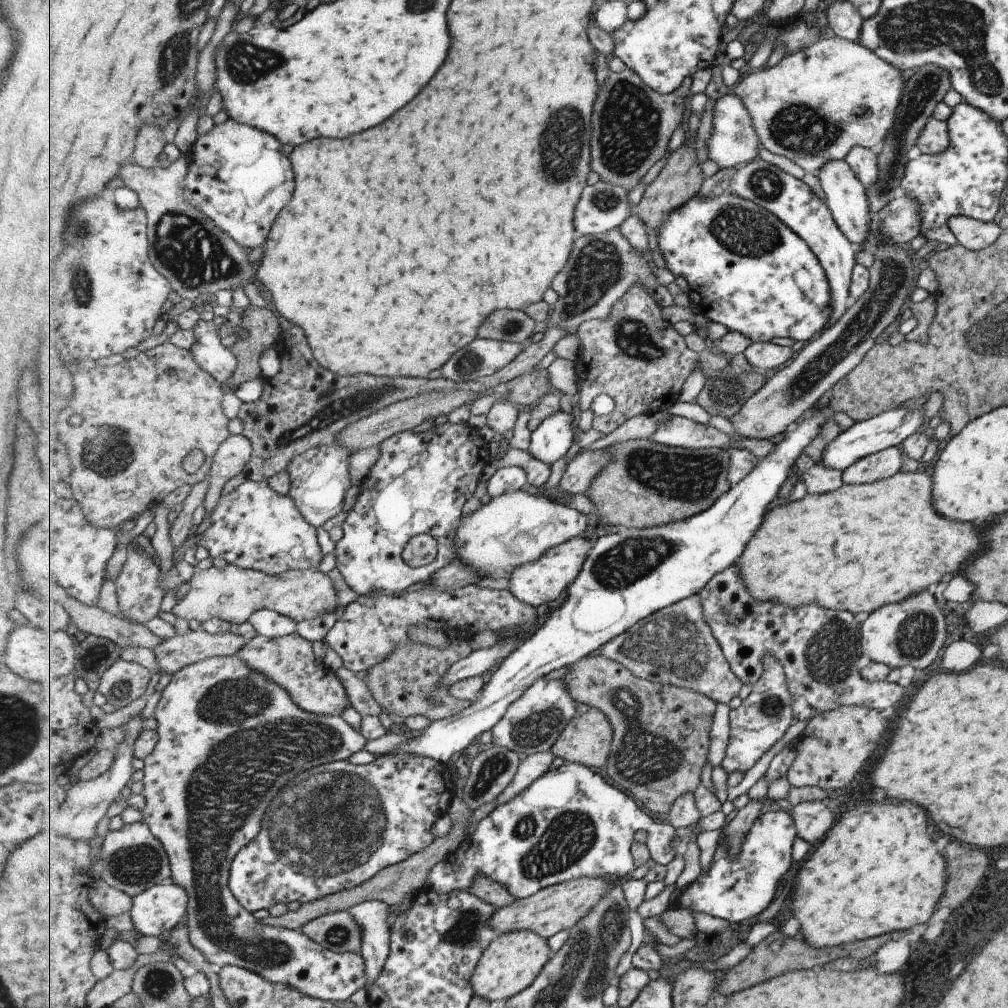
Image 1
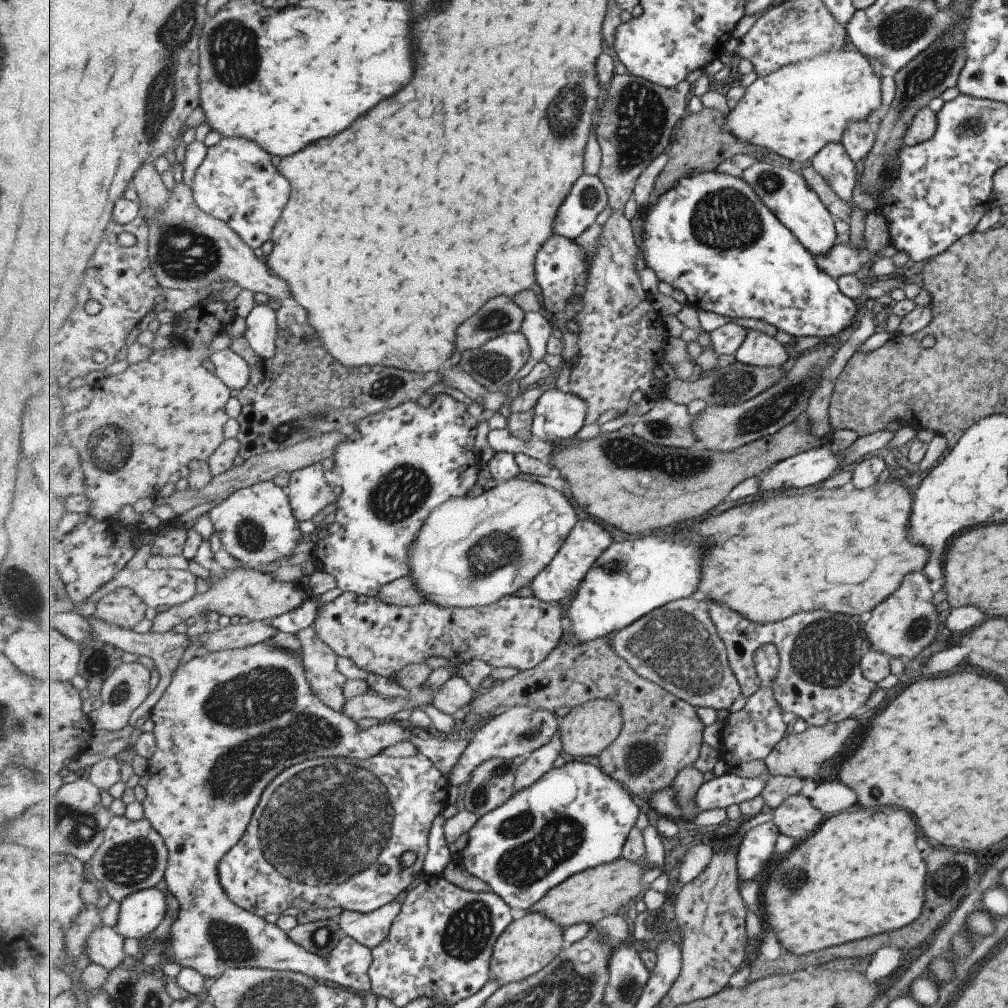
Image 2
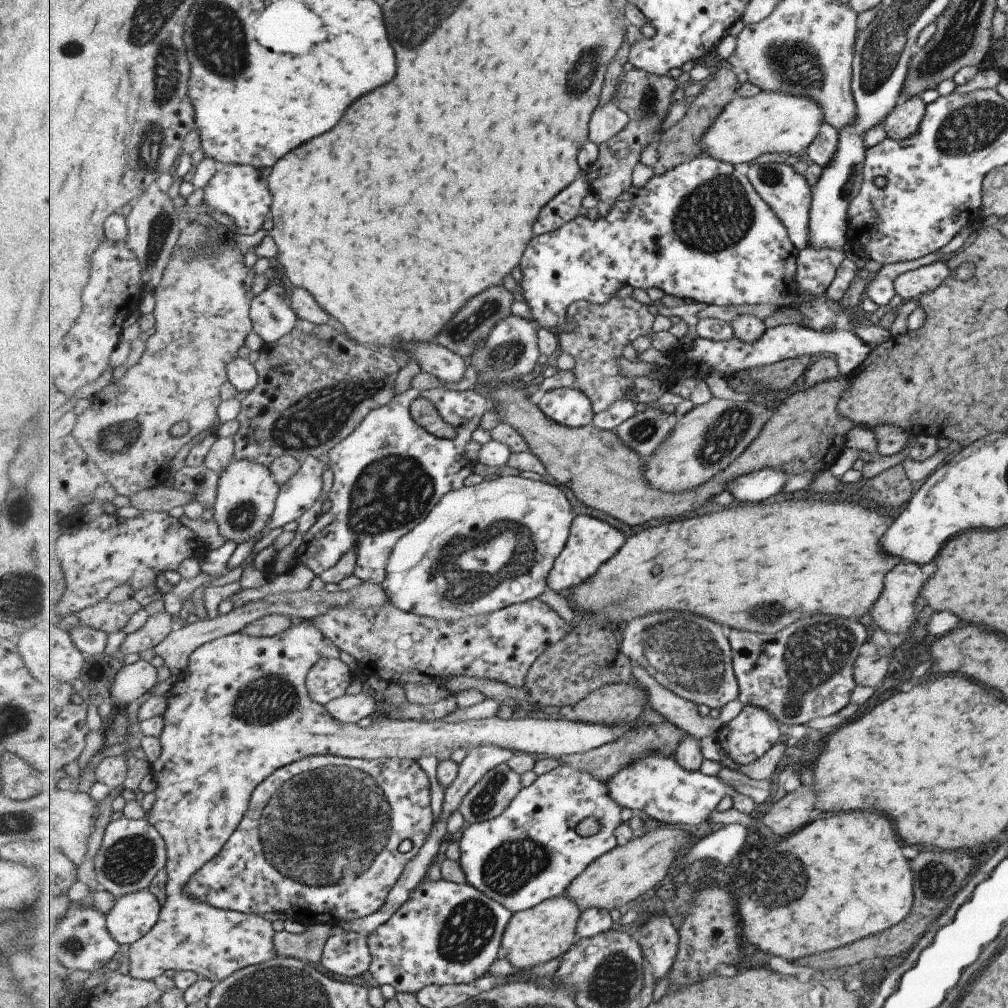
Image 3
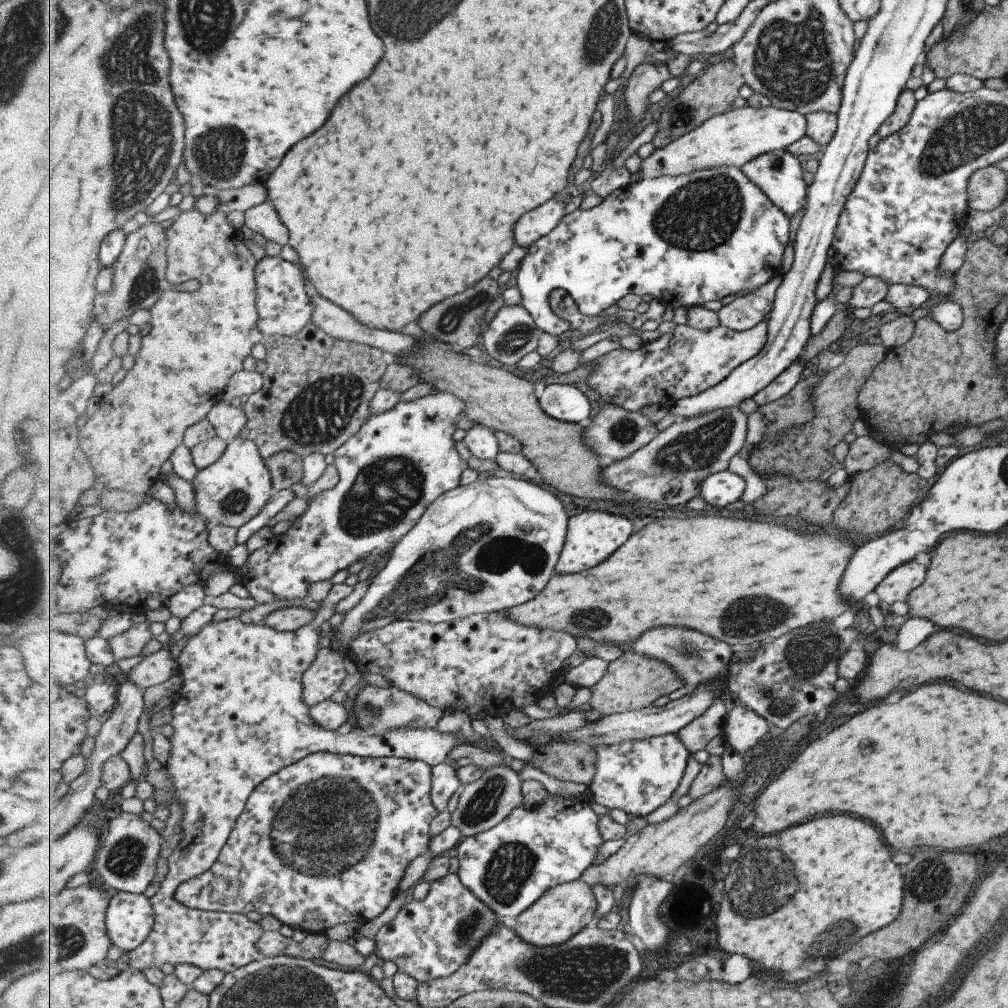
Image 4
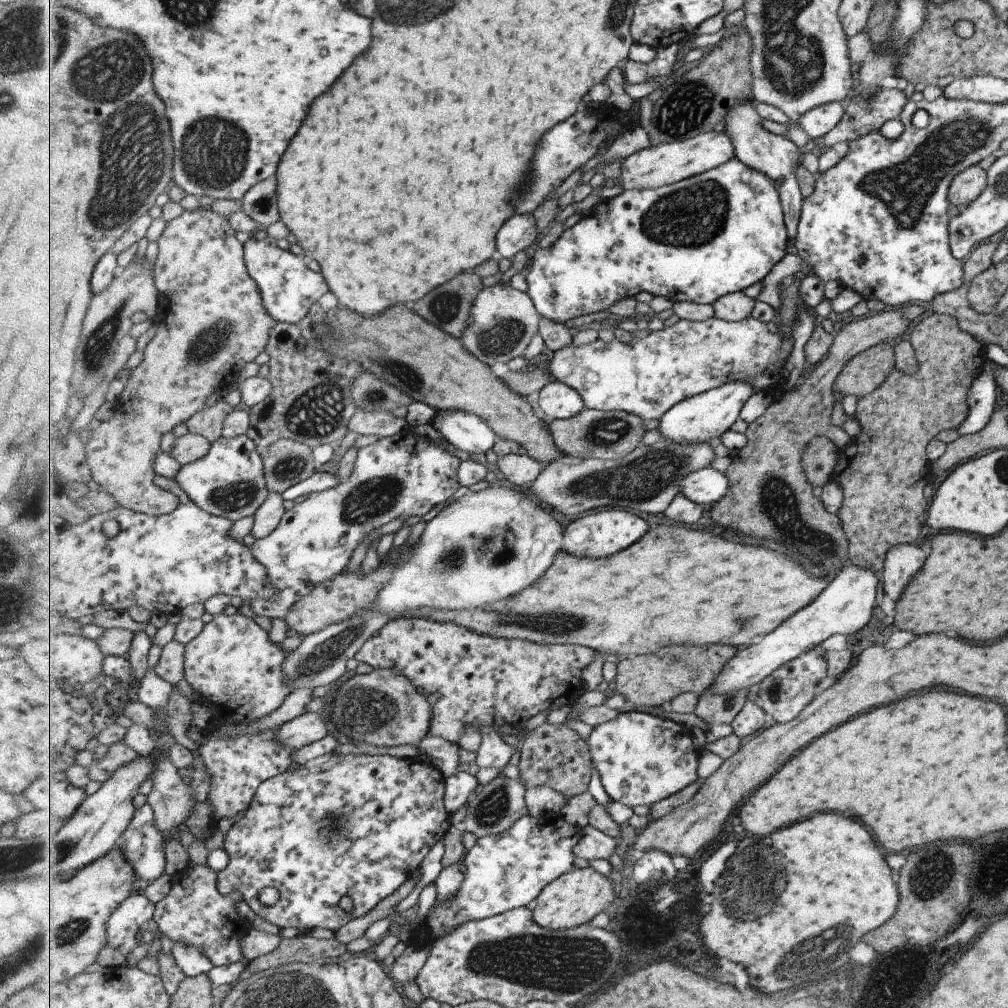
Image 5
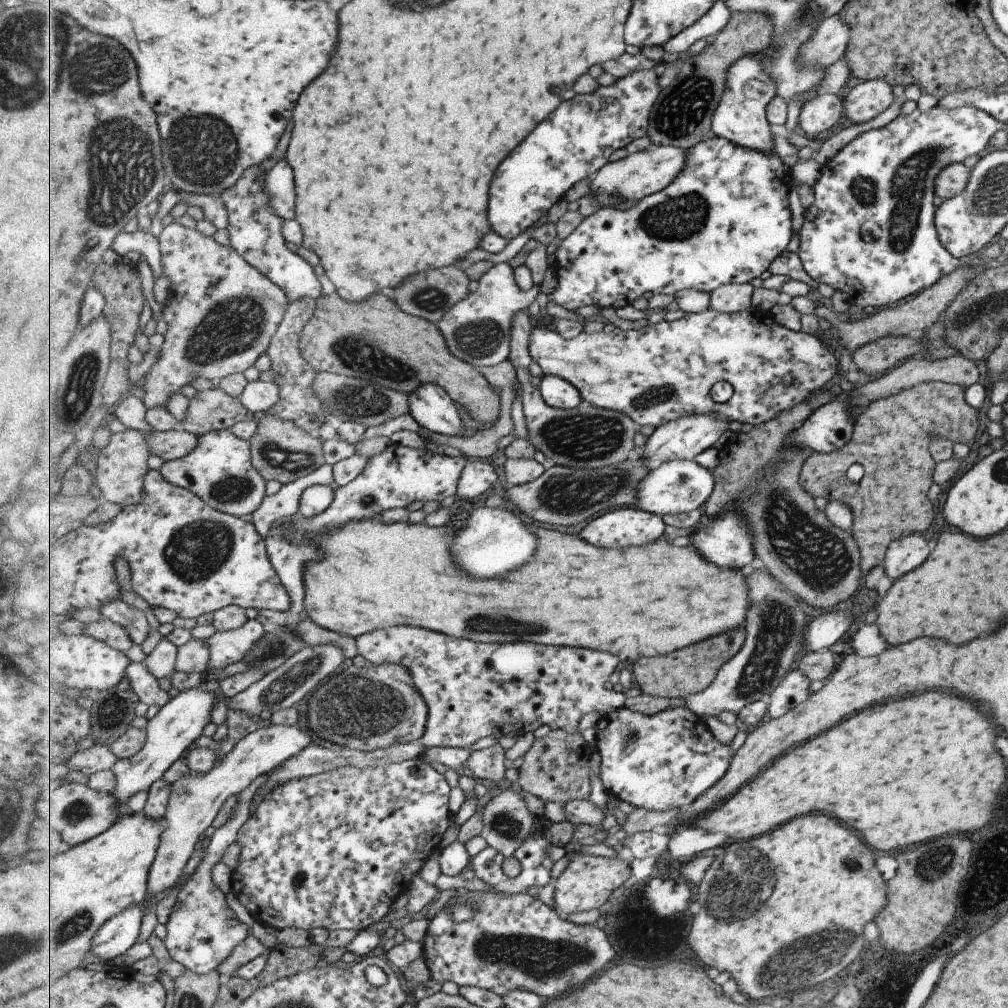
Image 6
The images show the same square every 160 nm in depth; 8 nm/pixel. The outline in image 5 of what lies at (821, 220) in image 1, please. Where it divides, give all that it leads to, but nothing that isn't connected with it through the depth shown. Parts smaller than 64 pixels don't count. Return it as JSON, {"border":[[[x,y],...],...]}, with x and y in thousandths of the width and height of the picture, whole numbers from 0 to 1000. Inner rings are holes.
{"border":[[[746,94],[738,100],[728,103],[718,117],[719,129],[727,138],[728,145],[731,146],[731,155],[738,162],[741,162],[741,165],[758,171],[770,181],[780,213],[781,236],[787,240],[792,231],[798,199],[789,171],[791,171],[791,166],[795,164],[798,150],[789,145],[789,141],[784,137],[763,131],[755,121],[757,116],[753,113],[750,103],[751,99]]]}

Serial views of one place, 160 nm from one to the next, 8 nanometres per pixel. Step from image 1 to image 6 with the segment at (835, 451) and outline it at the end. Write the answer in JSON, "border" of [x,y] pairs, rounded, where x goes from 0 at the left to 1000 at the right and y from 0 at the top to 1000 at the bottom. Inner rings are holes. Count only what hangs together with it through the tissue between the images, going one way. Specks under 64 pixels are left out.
{"border":[[[690,456],[662,457],[654,464],[646,466],[633,480],[633,497],[631,502],[636,506],[653,511],[676,510],[686,506],[697,506],[707,490],[710,476],[705,465],[695,462]]]}

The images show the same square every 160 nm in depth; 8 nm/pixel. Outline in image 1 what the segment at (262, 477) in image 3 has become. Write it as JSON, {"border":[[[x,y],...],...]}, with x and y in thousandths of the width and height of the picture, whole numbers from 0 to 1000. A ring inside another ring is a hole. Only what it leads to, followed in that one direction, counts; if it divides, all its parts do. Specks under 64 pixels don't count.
{"border":[[[265,476],[240,480],[228,491],[219,493],[208,511],[207,524],[195,530],[196,540],[204,544],[208,554],[217,554],[226,561],[245,565],[257,565],[269,570],[283,569],[288,565],[307,565],[316,562],[320,548],[314,536],[314,526],[295,505],[295,499],[285,491],[278,491]]]}

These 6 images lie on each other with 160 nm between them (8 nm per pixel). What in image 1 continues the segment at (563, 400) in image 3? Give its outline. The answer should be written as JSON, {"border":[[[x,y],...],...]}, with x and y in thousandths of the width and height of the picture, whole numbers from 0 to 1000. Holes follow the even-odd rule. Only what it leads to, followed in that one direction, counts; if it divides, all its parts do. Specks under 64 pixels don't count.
{"border":[[[555,408],[543,414],[529,429],[525,448],[544,461],[561,452],[570,435],[572,415]]]}

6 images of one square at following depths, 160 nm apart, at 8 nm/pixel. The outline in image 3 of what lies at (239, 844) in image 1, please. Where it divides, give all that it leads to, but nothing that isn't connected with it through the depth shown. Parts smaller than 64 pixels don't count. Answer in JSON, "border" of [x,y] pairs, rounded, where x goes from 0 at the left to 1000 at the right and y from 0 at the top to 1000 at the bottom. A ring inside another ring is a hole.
{"border":[[[302,614],[283,628],[270,632],[252,632],[240,626],[228,629],[195,642],[188,651],[186,665],[166,688],[166,703],[162,708],[163,722],[159,730],[161,747],[153,760],[156,776],[155,793],[147,813],[159,823],[166,840],[165,894],[157,917],[127,942],[128,955],[123,959],[132,970],[153,973],[168,960],[174,963],[193,963],[212,975],[223,972],[240,960],[256,957],[277,948],[272,938],[273,923],[265,911],[256,907],[226,904],[210,900],[199,892],[185,887],[185,879],[200,859],[220,845],[244,811],[250,788],[274,764],[293,755],[313,749],[336,749],[353,753],[396,752],[416,754],[438,748],[443,742],[470,742],[491,739],[508,745],[533,748],[548,753],[565,751],[596,742],[613,735],[629,724],[630,716],[617,719],[581,717],[580,715],[490,710],[460,715],[415,715],[410,713],[372,713],[362,722],[353,717],[336,716],[324,703],[309,692],[305,672],[320,652],[336,653],[337,643],[321,631],[310,614]],[[341,923],[340,927],[328,929],[326,931],[325,942],[319,948],[318,956],[320,960],[330,966],[336,966],[340,970],[350,970],[357,968],[360,964],[367,962],[369,946],[367,943],[366,931],[361,927]]]}

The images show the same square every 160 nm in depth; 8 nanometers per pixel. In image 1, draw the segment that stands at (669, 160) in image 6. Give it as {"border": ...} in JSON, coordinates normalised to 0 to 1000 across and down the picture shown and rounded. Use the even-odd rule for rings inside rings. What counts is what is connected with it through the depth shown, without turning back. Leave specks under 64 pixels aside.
{"border":[[[826,36],[812,41],[800,50],[780,55],[767,67],[741,74],[728,90],[747,114],[748,126],[757,147],[784,158],[801,173],[810,174],[820,161],[836,159],[848,145],[867,151],[873,149],[882,127],[886,127],[888,111],[900,85],[900,78],[894,77],[895,72],[894,67],[876,62],[862,48]]]}

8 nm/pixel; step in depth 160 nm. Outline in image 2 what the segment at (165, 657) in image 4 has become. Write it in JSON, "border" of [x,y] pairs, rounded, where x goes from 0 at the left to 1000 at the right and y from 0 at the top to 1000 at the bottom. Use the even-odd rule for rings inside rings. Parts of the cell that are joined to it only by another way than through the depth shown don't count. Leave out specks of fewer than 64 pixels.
{"border":[[[134,656],[132,658],[120,658],[112,669],[102,678],[100,690],[102,696],[97,704],[89,704],[95,723],[120,724],[130,718],[130,708],[144,696],[144,692],[150,688],[150,665],[147,661]]]}

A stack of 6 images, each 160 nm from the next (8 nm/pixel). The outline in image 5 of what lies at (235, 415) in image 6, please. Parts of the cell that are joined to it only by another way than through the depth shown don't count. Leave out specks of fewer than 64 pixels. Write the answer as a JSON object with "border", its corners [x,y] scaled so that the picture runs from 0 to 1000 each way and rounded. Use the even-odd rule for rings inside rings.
{"border":[[[217,395],[212,402],[201,404],[184,420],[188,428],[204,433],[212,439],[220,434],[224,415],[232,407],[223,395]]]}

